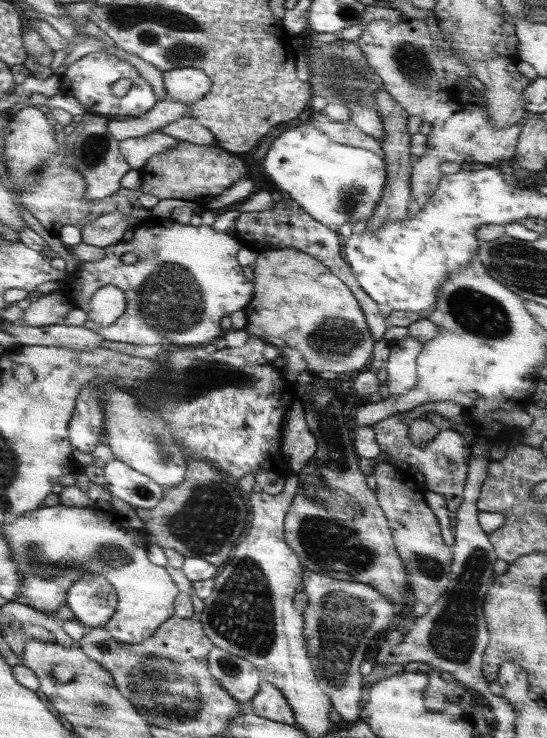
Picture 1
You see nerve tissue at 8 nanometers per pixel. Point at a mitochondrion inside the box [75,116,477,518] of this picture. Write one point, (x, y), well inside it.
(169, 301)

